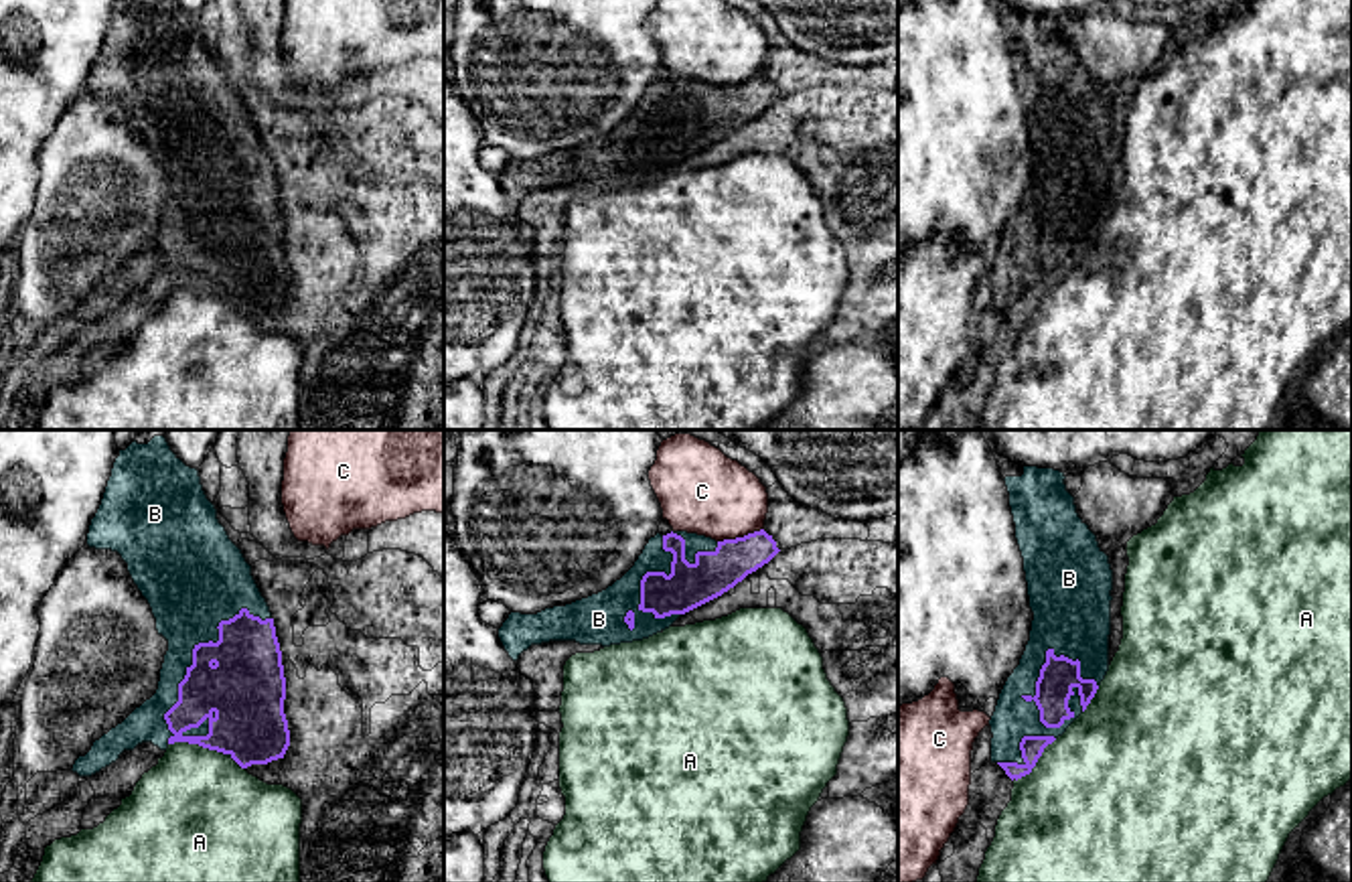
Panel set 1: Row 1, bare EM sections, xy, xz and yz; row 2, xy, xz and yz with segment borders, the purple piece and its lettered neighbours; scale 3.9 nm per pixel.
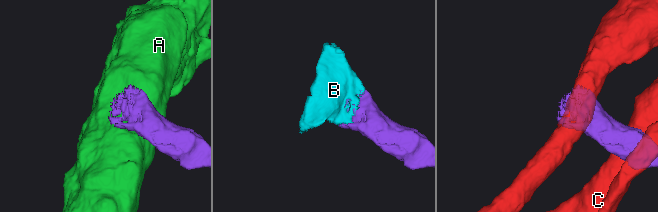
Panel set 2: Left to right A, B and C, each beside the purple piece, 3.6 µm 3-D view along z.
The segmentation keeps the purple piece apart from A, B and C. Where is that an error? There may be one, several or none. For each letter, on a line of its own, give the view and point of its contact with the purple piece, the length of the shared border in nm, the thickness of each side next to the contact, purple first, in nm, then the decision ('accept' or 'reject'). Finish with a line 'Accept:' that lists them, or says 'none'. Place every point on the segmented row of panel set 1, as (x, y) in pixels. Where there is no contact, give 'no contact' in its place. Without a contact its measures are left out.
A: contact xy (197, 743); length 220 nm; calibres 280 and 460 nm; reject
B: contact yz (1036, 694); length 340 nm; calibres 150 and 160 nm; accept
C: contact xz (740, 538); length 190 nm; calibres 180 and 340 nm; reject
Accept: B

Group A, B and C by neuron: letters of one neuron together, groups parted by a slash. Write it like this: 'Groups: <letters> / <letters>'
Groups: A / B / C

